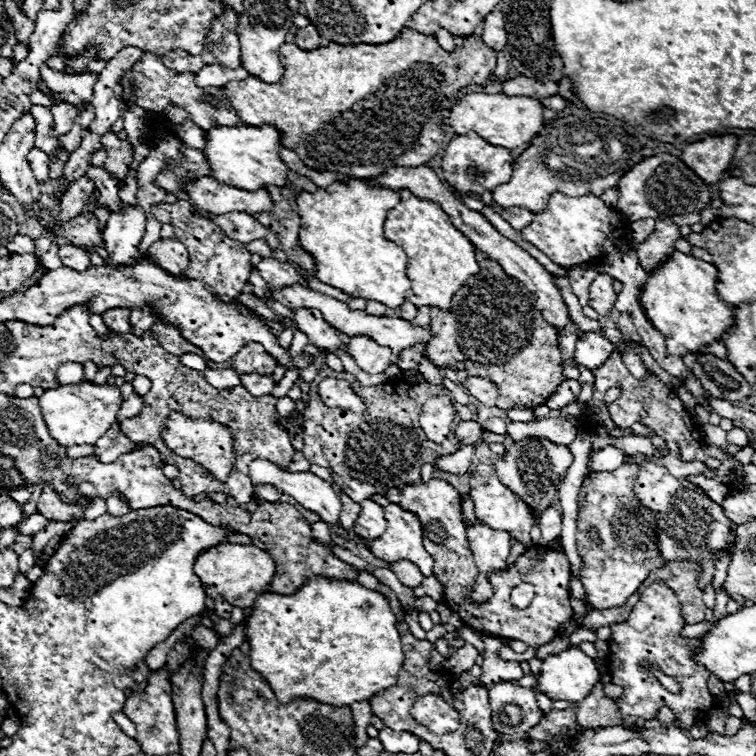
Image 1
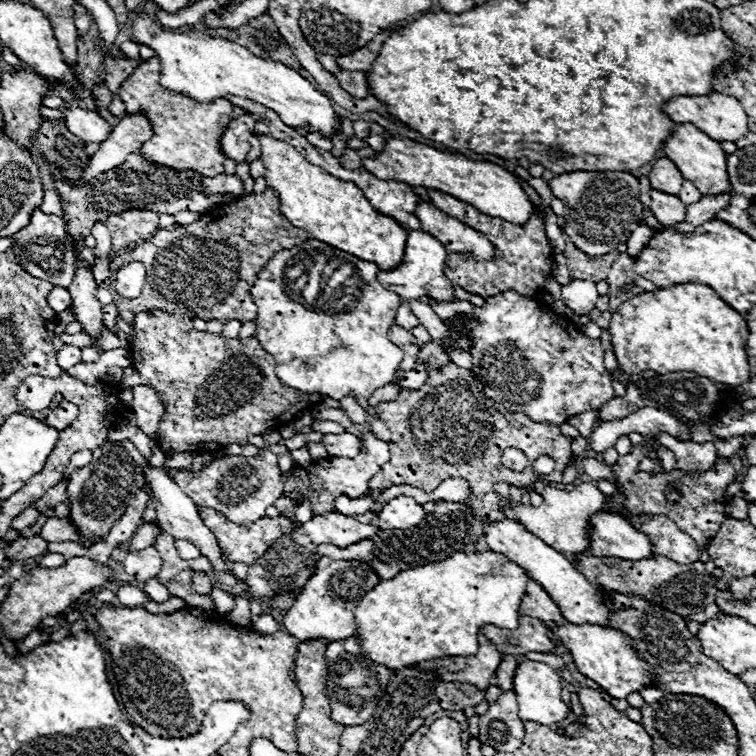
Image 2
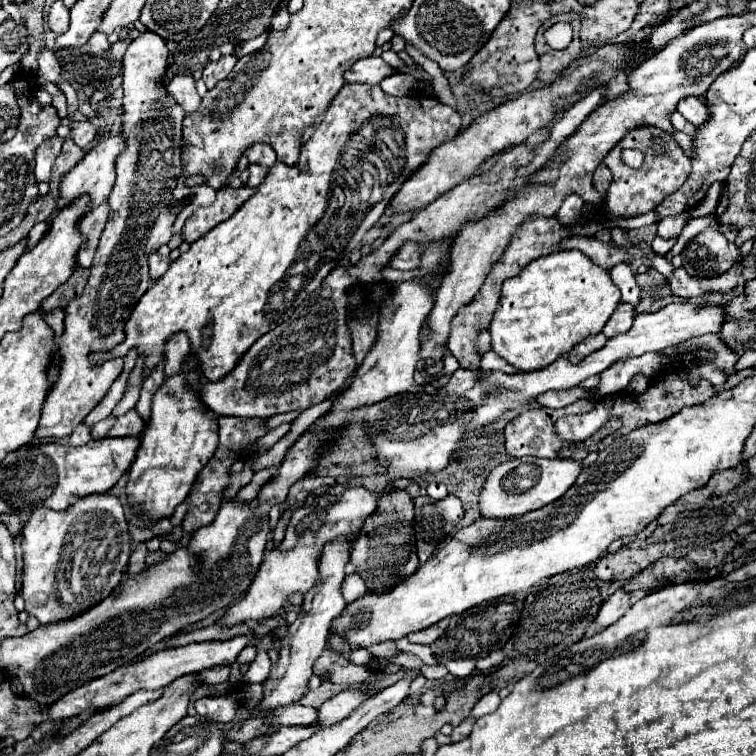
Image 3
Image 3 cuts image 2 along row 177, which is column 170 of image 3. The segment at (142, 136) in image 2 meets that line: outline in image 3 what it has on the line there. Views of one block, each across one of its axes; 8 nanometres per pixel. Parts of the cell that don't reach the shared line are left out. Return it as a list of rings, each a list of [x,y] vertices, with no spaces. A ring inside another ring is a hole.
[[[178,74],[170,80],[170,84],[166,86],[166,92],[170,98],[176,100],[176,104],[186,112],[196,112],[200,106],[200,96],[196,92],[196,82],[192,80],[192,76],[188,74]]]

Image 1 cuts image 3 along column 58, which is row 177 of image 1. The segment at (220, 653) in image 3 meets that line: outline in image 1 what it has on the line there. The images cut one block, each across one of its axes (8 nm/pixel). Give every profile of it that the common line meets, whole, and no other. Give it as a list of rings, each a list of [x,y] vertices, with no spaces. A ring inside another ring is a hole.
[[[734,134],[706,138],[702,142],[688,144],[682,150],[680,160],[692,172],[696,172],[706,184],[716,184],[734,156],[734,146],[736,146]]]

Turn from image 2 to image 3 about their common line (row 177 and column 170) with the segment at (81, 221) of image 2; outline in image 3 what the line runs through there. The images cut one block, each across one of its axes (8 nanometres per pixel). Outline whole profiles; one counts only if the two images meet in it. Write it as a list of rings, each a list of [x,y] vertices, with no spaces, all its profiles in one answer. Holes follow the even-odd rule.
[[[146,30],[132,40],[124,54],[122,88],[124,88],[124,120],[122,132],[126,136],[126,150],[116,160],[116,184],[108,196],[110,214],[100,244],[90,266],[90,278],[84,292],[68,302],[64,308],[64,334],[60,338],[62,374],[58,386],[50,390],[36,438],[62,438],[74,432],[78,422],[106,396],[116,370],[96,370],[90,364],[92,352],[108,352],[124,340],[124,326],[142,294],[150,288],[148,260],[144,258],[144,242],[150,236],[154,218],[168,206],[174,196],[172,190],[180,178],[180,146],[182,146],[182,110],[176,104],[154,104],[166,96],[162,74],[168,66],[166,42]]]

